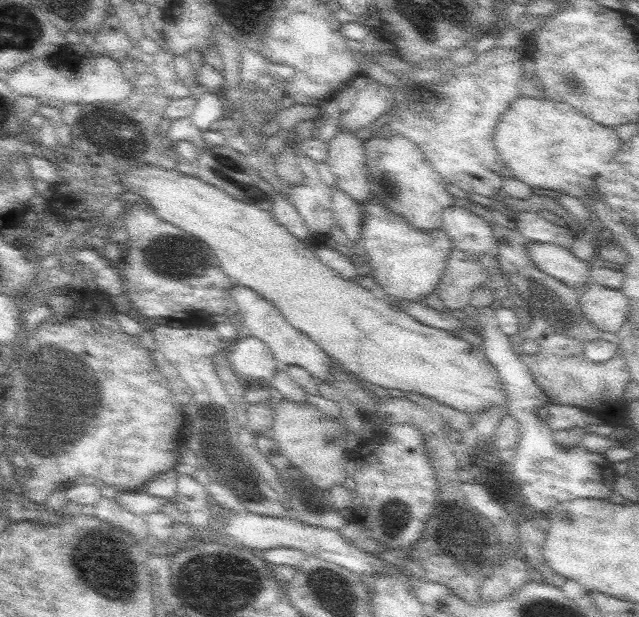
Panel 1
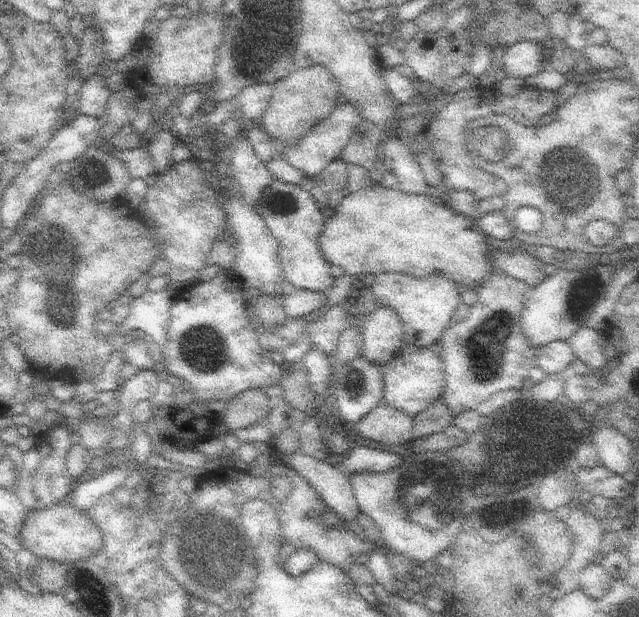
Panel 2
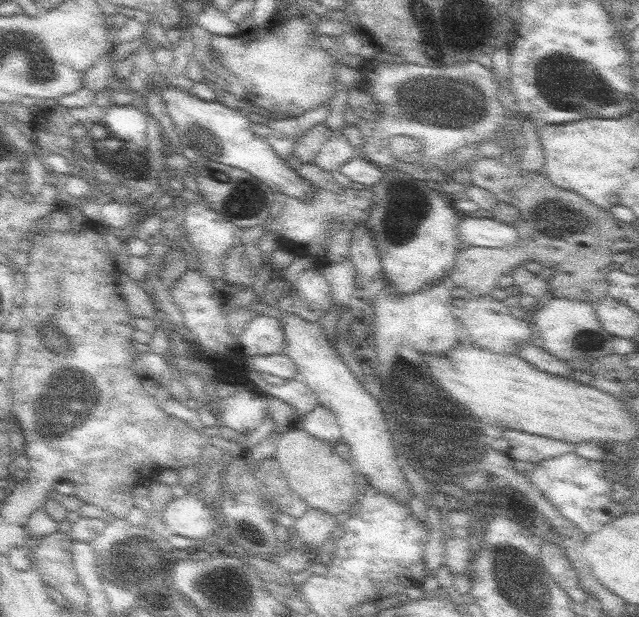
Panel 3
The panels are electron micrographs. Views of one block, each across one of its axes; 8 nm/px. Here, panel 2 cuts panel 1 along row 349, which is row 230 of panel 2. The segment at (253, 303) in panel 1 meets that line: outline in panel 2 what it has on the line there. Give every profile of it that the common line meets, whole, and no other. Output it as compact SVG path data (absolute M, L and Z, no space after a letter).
M273 178L271 186L263 192L263 202L253 204L255 212L263 218L265 226L277 240L277 252L283 268L285 282L295 290L313 290L313 292L329 292L333 278L329 274L329 262L319 248L319 236L323 234L325 216L321 214L313 194L307 186L285 184Z

